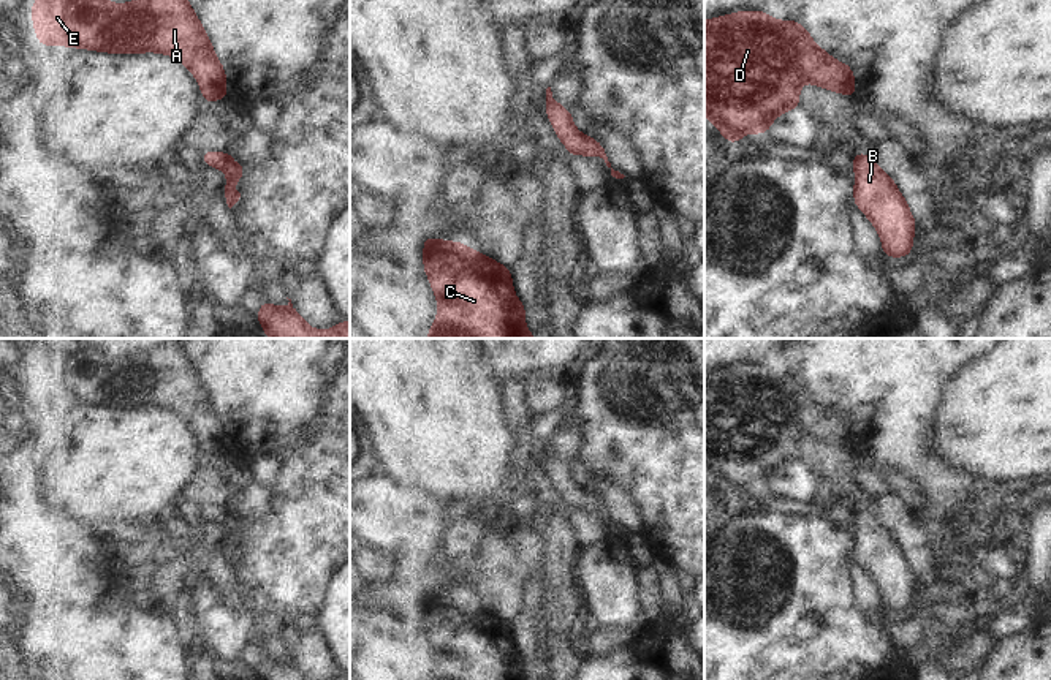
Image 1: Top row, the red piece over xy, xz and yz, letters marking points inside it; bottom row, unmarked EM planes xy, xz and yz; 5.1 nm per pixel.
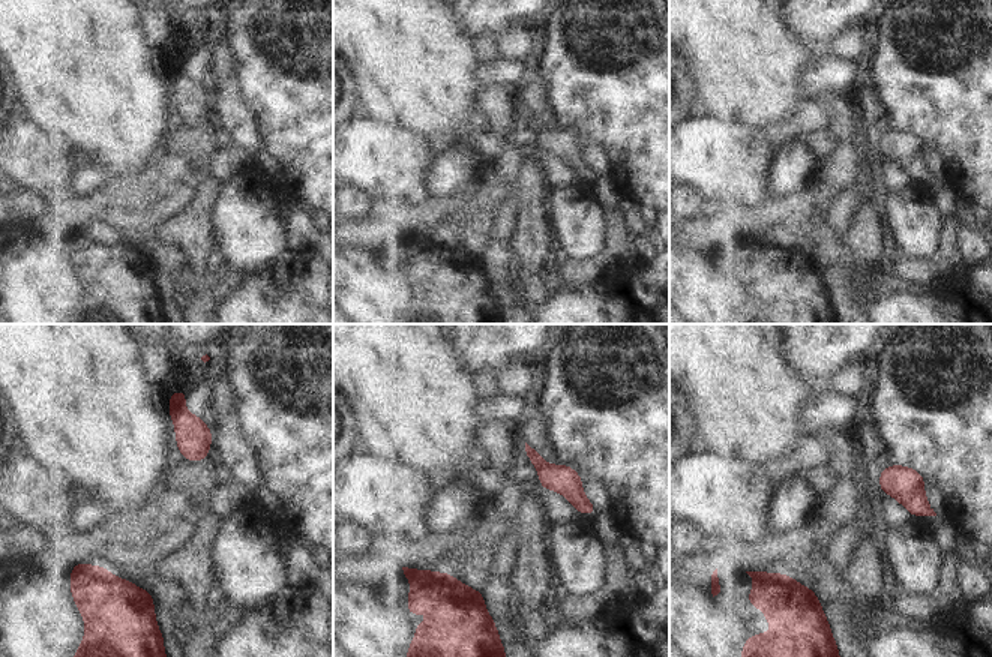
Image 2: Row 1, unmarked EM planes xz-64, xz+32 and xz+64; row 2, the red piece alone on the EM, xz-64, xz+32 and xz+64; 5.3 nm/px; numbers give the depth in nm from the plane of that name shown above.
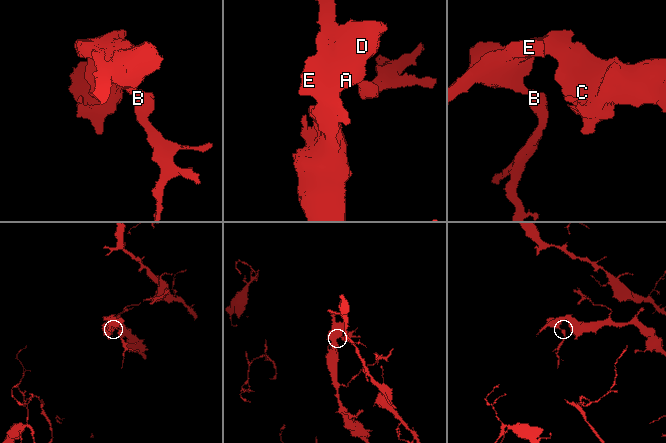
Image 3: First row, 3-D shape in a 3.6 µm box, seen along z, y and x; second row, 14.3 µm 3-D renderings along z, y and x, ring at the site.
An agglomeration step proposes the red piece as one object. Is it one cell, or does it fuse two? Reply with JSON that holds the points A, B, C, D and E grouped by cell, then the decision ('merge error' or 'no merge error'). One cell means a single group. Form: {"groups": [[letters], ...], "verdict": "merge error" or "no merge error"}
{"groups": [["A", "B", "C", "D", "E"]], "verdict": "no merge error"}

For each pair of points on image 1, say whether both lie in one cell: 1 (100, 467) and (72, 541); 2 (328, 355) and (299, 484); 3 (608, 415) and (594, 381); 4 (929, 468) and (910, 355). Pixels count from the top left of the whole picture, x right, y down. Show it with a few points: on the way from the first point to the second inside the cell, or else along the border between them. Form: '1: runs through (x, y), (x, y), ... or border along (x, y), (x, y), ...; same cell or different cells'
1: border along (46, 505), (67, 510), (98, 532); different cells
2: border along (325, 400), (325, 408), (314, 432), (284, 460); different cells
3: runs through (608, 407), (608, 396), (602, 389); same cell
4: runs through (910, 440), (910, 383); same cell

